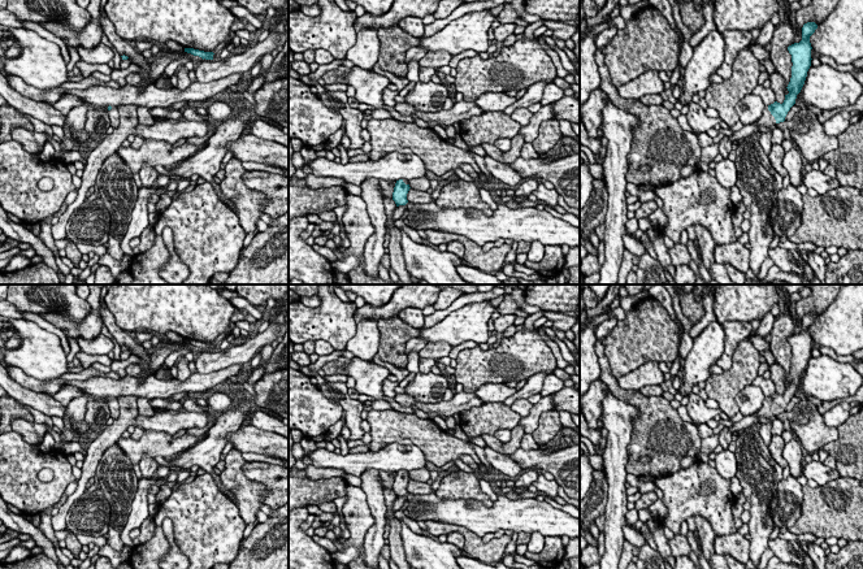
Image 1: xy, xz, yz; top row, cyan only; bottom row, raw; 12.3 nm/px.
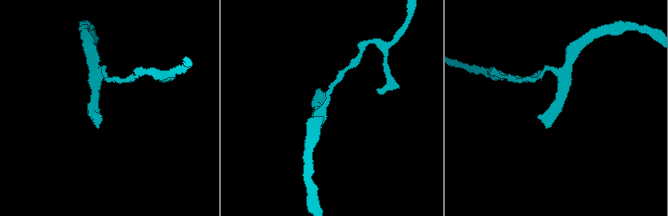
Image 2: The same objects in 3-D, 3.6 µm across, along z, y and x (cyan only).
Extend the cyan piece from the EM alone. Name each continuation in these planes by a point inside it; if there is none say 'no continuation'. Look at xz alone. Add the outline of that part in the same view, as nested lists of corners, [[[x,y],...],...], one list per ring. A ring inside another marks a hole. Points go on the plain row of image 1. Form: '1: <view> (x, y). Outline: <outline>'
1: xz (413, 486). Outline: [[[409,479],[407,485],[407,491],[409,494],[428,495],[432,494],[432,490],[432,485],[429,485],[428,482]]]

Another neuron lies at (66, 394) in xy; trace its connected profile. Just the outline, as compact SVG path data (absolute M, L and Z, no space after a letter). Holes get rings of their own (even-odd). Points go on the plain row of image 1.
M69 385L62 386L58 392L56 392L55 395L49 395L49 396L52 396L55 400L57 400L65 408L69 405L69 403L73 399L81 398L81 396L86 396L87 399L92 398L95 401L101 400L105 404L108 404L108 398L109 398L109 396L99 398L99 396L88 395L88 394L83 392L82 390L79 390L74 386L69 386Z

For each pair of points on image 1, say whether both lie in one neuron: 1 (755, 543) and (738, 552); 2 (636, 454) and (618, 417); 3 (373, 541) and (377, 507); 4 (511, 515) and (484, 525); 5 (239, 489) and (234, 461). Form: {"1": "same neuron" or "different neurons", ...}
{"1": "different neurons", "2": "different neurons", "3": "same neuron", "4": "same neuron", "5": "same neuron"}

